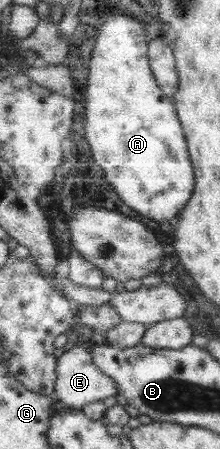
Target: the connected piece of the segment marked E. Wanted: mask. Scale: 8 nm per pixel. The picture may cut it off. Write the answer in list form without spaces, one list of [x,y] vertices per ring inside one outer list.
[[[91,341],[86,342],[86,344],[76,344],[59,357],[56,367],[59,379],[54,396],[66,407],[82,409],[85,405],[102,401],[106,397],[112,397],[119,393],[119,386],[115,383],[115,379],[110,374],[102,372],[94,364],[94,354],[92,354],[94,345],[95,343]]]

